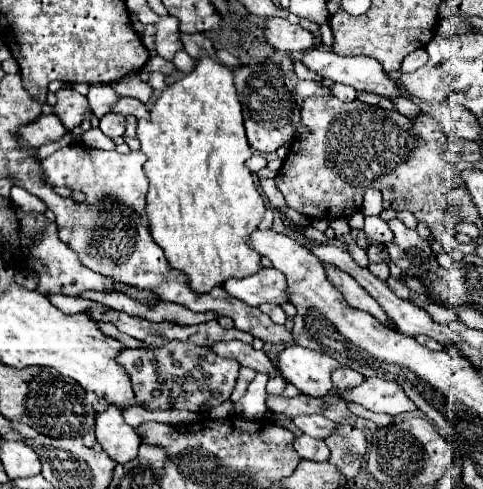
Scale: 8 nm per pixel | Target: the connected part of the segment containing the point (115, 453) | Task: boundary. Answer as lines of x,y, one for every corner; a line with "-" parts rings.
109,406
103,414
97,416
95,434
101,448
115,460
115,462
129,462
137,456
141,446
141,438
135,428
131,428
117,406

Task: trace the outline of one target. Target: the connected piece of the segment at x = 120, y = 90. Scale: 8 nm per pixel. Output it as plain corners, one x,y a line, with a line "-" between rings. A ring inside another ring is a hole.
131,72
125,78
121,78
119,82
113,82
111,88
119,94
119,96
131,96
137,98
141,102
147,102
151,98
151,86
147,82
143,82
139,78
139,72

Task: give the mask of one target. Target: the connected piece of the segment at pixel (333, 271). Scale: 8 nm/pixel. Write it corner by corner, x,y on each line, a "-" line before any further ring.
325,266
325,272
327,272
327,278
329,282
345,296
347,304
353,306
353,308
359,308
363,312
369,312
373,318
377,318
381,324
385,324
387,328
391,328
391,320
389,316
385,314
385,310
379,306
379,302
373,300
373,296
363,290
347,272
341,272
337,270
335,266

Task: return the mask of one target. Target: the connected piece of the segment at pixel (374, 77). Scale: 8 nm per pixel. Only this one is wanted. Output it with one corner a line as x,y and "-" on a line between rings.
311,48
303,52
303,64
321,78
351,84
355,90
367,90
387,98
403,94
395,86
395,82
383,72
381,64
371,60
369,56
347,58
327,48

